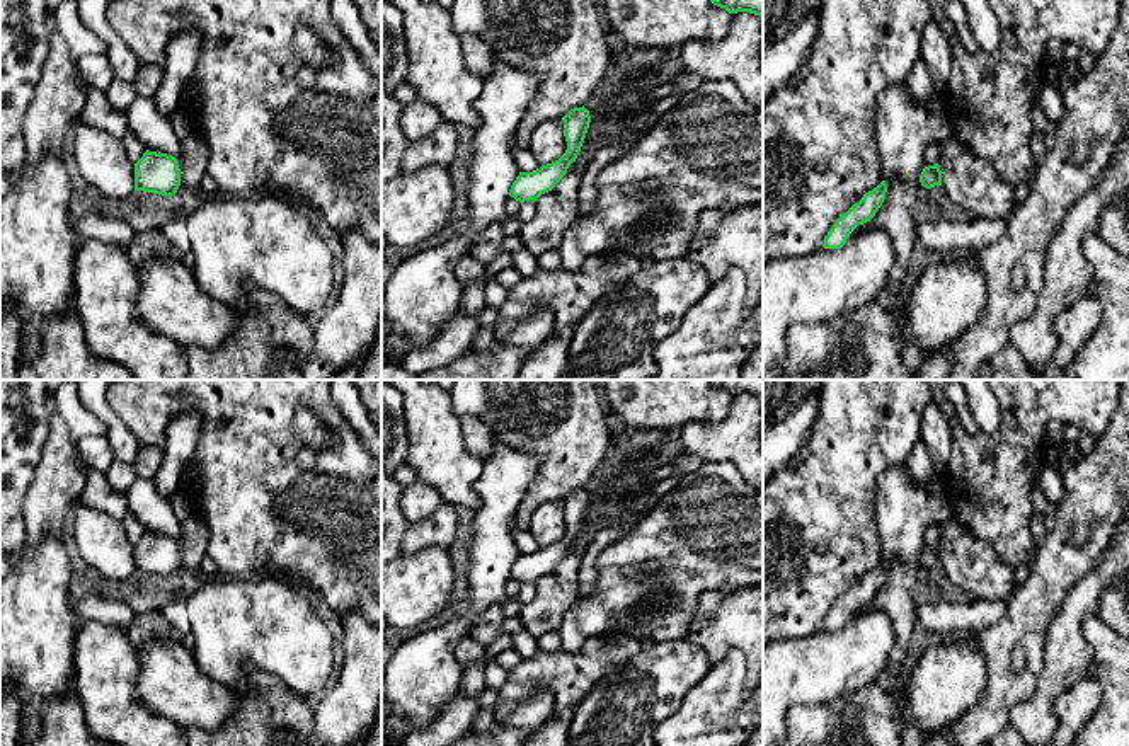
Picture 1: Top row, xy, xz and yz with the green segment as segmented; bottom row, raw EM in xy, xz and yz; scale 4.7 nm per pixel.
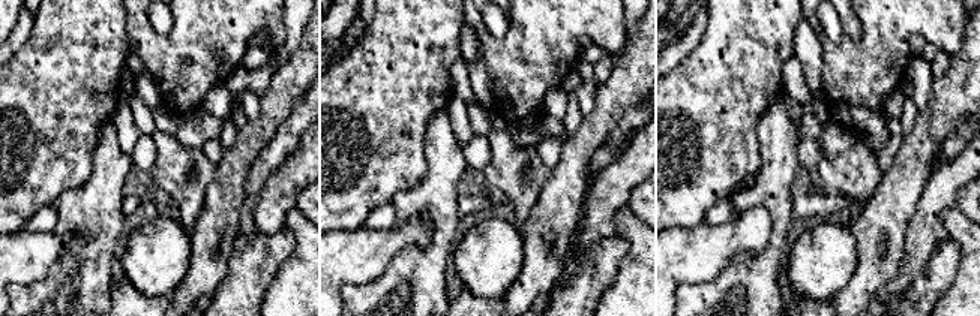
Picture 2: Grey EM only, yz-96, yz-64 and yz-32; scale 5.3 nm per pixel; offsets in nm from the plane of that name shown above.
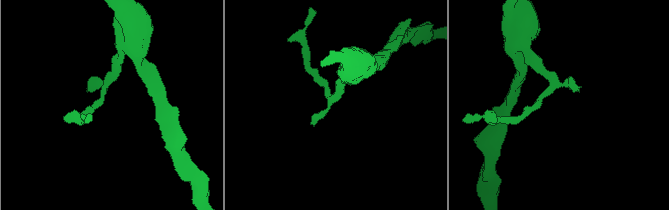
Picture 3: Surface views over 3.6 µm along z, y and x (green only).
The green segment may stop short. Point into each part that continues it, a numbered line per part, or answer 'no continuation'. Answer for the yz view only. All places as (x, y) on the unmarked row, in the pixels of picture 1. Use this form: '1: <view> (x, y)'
no continuation

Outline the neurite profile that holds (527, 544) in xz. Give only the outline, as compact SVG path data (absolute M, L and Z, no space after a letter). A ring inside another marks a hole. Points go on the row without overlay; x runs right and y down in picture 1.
M516 518L511 521L511 531L521 554L533 554L542 548L536 538L518 525Z

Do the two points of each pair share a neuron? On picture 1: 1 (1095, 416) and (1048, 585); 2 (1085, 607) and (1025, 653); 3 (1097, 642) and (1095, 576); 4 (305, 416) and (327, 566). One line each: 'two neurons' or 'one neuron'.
1: two neurons
2: two neurons
3: two neurons
4: two neurons

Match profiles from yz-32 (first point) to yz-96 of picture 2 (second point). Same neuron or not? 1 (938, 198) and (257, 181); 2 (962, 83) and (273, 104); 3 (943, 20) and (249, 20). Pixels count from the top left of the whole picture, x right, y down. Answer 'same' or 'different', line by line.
1: different
2: same
3: same

